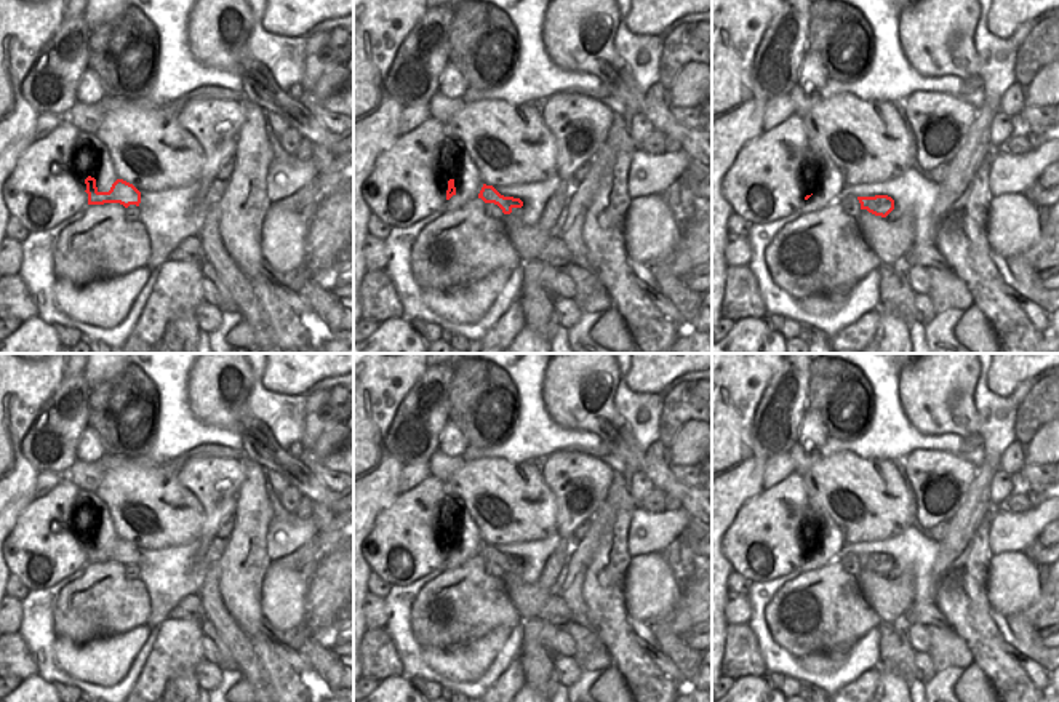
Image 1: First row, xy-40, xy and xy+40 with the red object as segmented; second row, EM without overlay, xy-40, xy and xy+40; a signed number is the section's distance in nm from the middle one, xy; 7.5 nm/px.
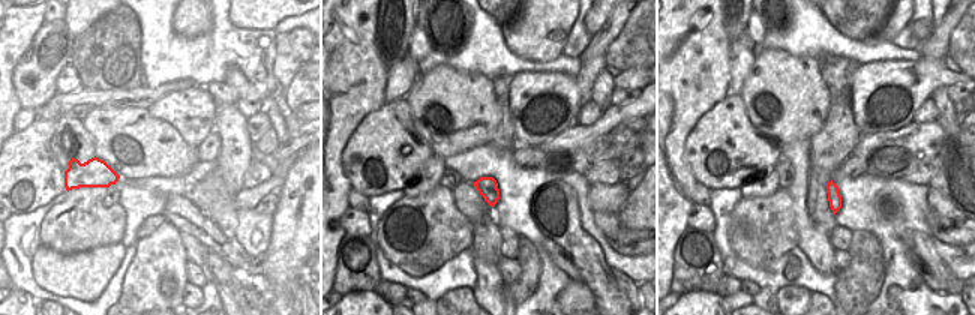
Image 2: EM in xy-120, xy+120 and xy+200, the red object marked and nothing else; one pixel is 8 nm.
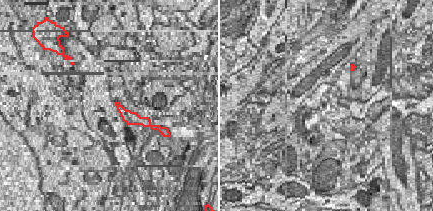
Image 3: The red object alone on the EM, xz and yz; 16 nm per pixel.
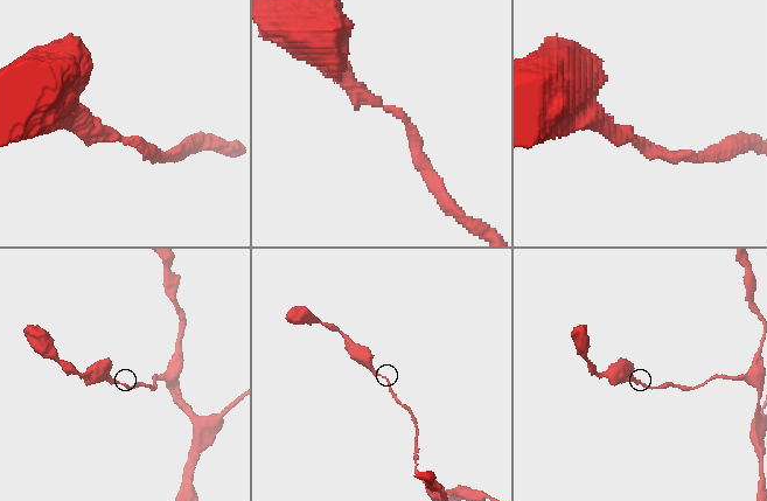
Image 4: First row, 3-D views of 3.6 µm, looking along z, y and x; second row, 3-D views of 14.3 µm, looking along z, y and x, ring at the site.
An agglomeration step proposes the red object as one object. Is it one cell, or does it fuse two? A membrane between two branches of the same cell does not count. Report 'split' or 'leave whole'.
leave whole

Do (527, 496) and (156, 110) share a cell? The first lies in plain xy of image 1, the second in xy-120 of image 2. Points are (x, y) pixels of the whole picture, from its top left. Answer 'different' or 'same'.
different

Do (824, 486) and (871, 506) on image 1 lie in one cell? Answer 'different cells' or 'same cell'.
same cell

